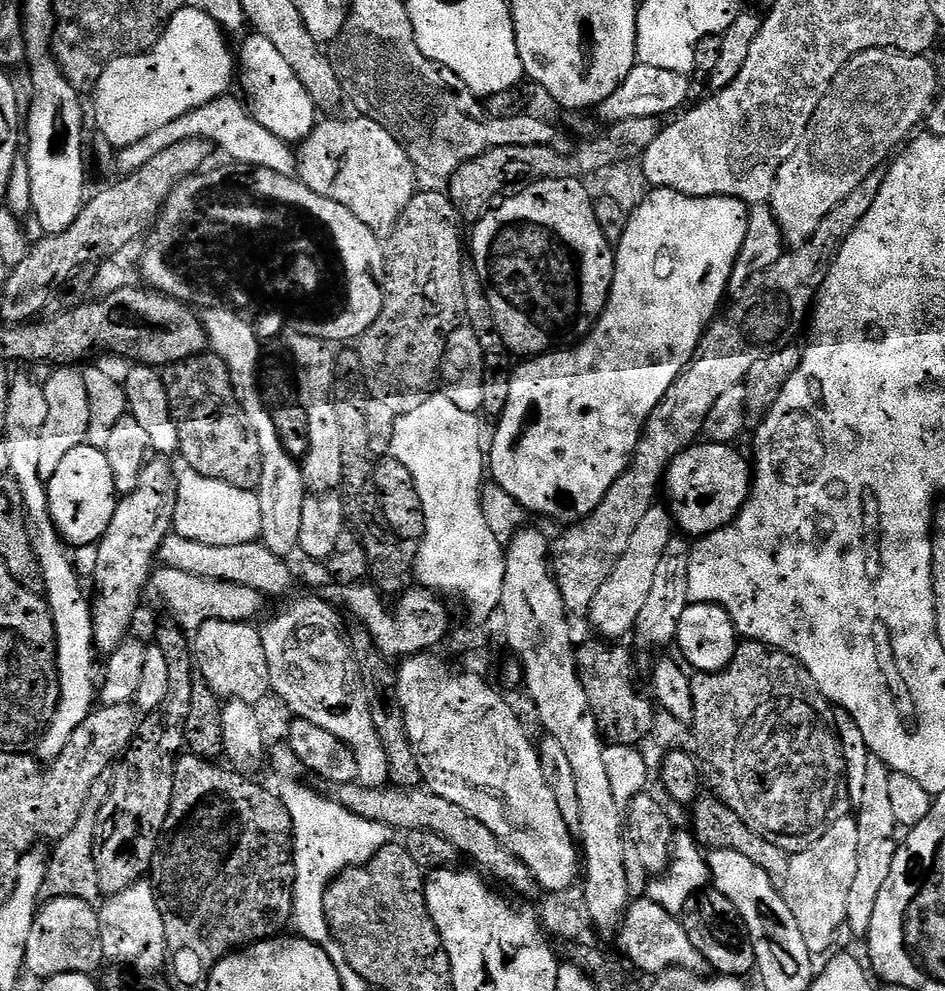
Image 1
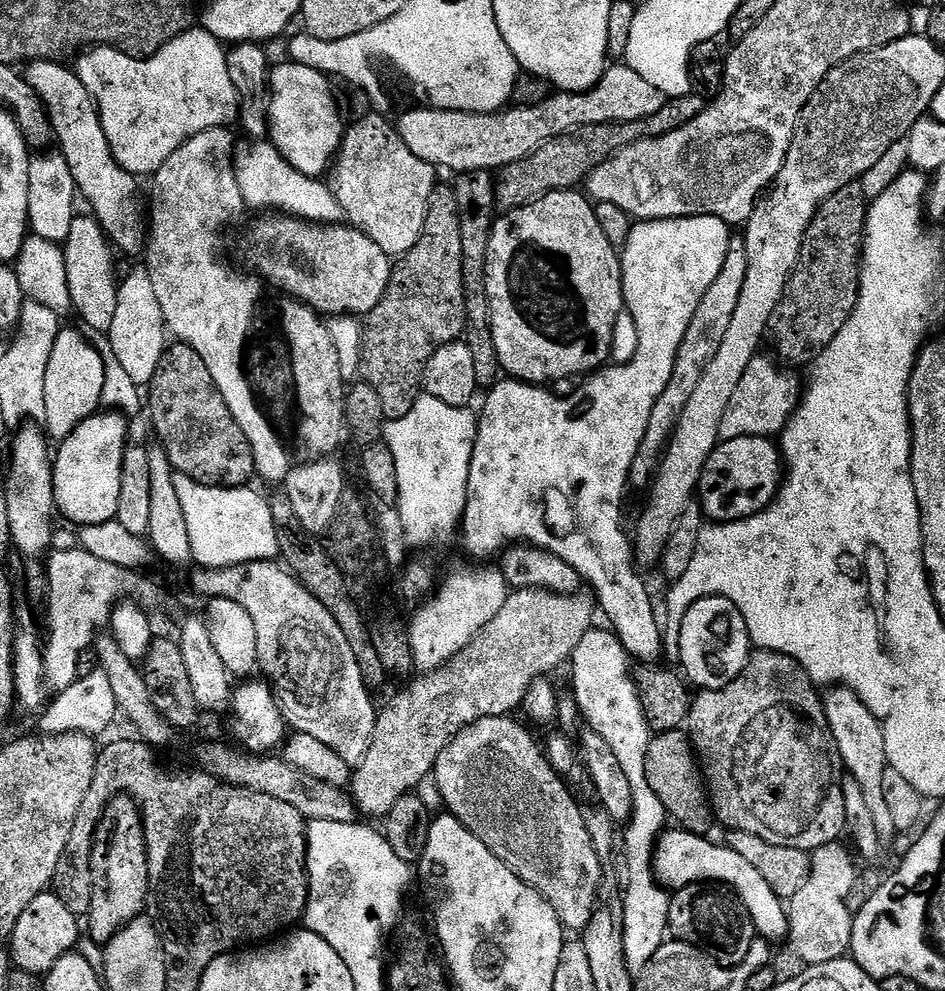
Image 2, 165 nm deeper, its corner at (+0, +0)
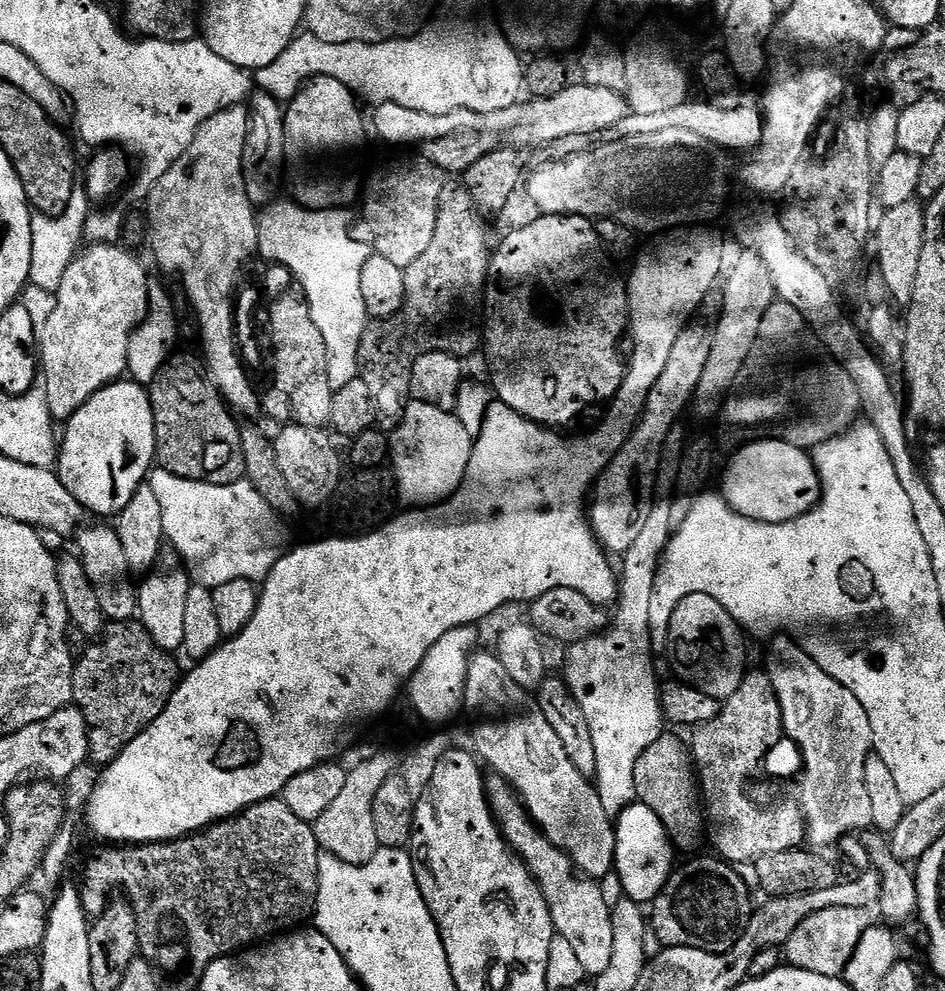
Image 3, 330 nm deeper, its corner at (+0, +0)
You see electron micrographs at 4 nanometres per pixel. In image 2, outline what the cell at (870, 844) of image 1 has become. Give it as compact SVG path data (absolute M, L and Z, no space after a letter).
M836 686L832 692L823 697L824 713L828 719L830 730L834 734L834 742L840 751L840 759L844 762L847 775L858 782L862 790L870 814L873 815L874 827L878 831L881 841L889 842L897 839L898 833L894 821L890 819L890 810L886 807L886 798L883 797L883 775L888 767L886 758L886 742L882 738L882 726L874 714L848 688Z

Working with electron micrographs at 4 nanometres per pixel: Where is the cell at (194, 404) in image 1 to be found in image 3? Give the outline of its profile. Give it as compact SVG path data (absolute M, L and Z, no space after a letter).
M173 355L148 388L156 435L155 463L183 480L226 486L245 479L241 427L215 384L200 372L194 361Z

